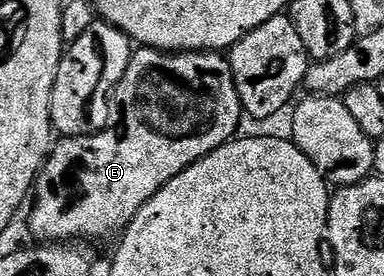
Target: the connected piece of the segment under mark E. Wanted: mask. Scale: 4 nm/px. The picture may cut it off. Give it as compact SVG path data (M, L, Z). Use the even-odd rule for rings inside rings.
M138 47L133 56L129 59L127 70L123 78L114 88L111 97L111 123L109 127L101 132L95 132L91 136L75 136L72 138L61 138L52 145L51 151L45 157L45 164L41 171L37 173L37 179L31 189L31 204L33 209L29 212L29 228L41 242L89 242L85 240L105 240L108 236L116 237L124 233L129 223L139 214L143 205L151 199L153 195L171 178L178 176L184 168L204 158L208 152L214 152L223 144L228 144L230 140L238 135L237 127L243 121L243 109L241 99L237 93L237 87L233 81L233 71L228 59L220 52L161 52L157 48Z

